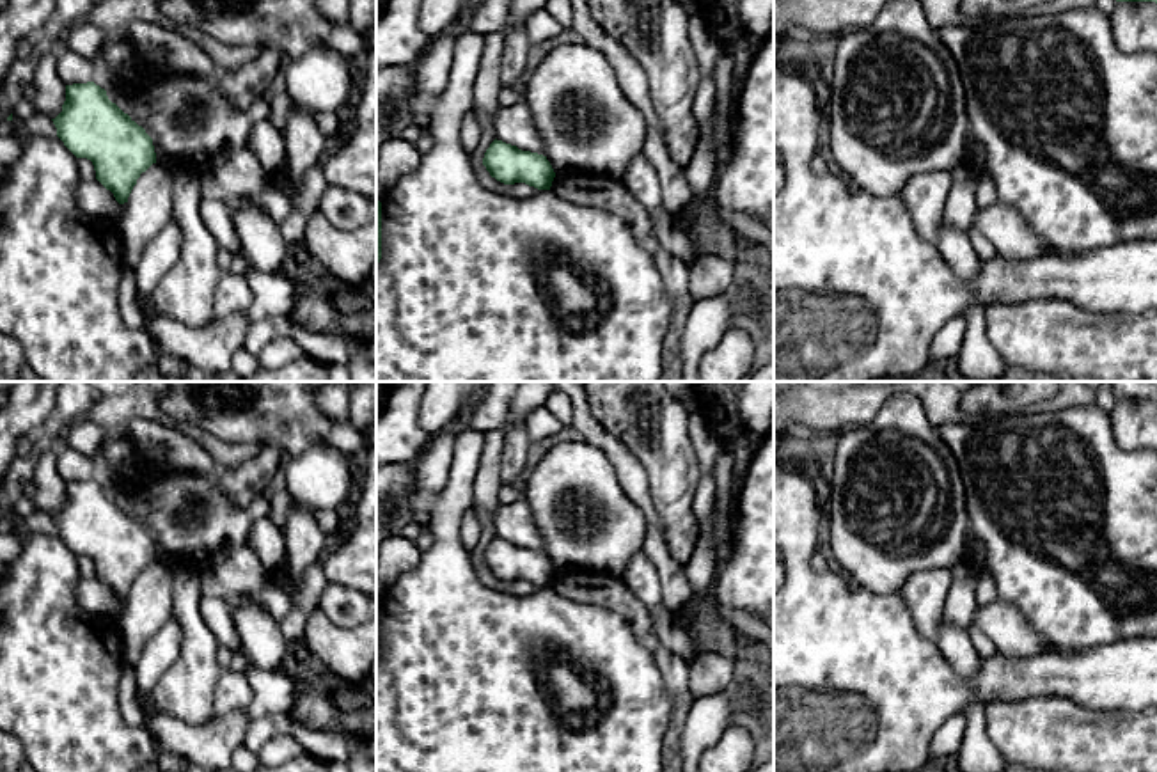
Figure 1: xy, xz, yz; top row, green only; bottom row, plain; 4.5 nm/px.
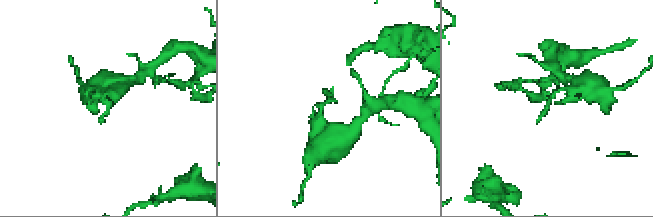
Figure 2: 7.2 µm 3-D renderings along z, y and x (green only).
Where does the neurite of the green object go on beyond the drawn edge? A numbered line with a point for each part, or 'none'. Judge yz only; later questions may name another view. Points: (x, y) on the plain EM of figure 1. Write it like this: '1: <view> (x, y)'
none

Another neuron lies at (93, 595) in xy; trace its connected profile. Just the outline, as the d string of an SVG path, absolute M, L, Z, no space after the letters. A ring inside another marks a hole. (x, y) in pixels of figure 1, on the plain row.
M96 575L83 577L76 589L78 603L91 614L106 614L119 619L124 612L126 602L119 602L110 587L106 587Z

